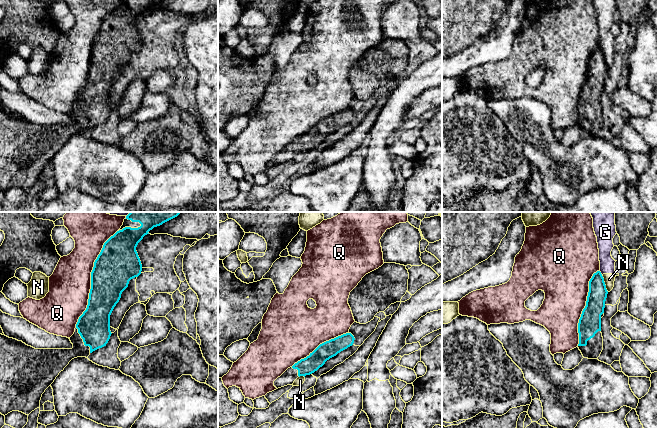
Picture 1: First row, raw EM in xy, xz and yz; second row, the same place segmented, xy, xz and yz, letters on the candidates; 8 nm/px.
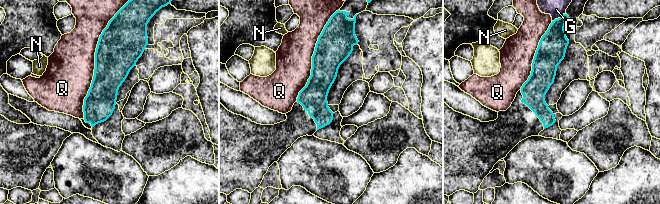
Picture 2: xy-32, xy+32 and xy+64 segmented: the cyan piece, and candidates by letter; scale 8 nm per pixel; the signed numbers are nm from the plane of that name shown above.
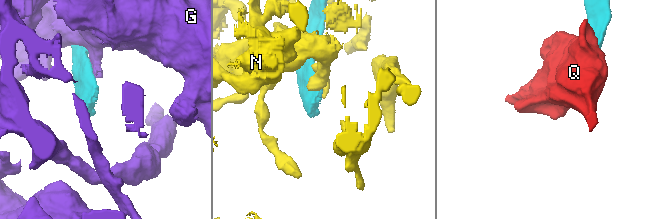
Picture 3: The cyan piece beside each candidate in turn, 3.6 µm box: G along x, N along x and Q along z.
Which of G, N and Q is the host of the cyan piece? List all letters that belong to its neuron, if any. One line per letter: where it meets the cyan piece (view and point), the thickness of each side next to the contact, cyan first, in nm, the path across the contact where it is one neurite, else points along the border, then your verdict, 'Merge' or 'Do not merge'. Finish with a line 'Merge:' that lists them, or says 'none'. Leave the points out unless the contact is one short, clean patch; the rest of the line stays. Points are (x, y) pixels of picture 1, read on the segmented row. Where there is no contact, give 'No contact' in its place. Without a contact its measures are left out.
G: Touches cyan at yz (600, 273). Thickness 150 nm (cyan) against 130 nm. Do not merge
N: Touches cyan at yz (604, 283). Thickness 160 nm (cyan) against 90 nm. Do not merge
Q: Touches cyan at xy (91, 278). Thickness 320 nm (cyan) against 340 nm. Do not merge
Merge: none

